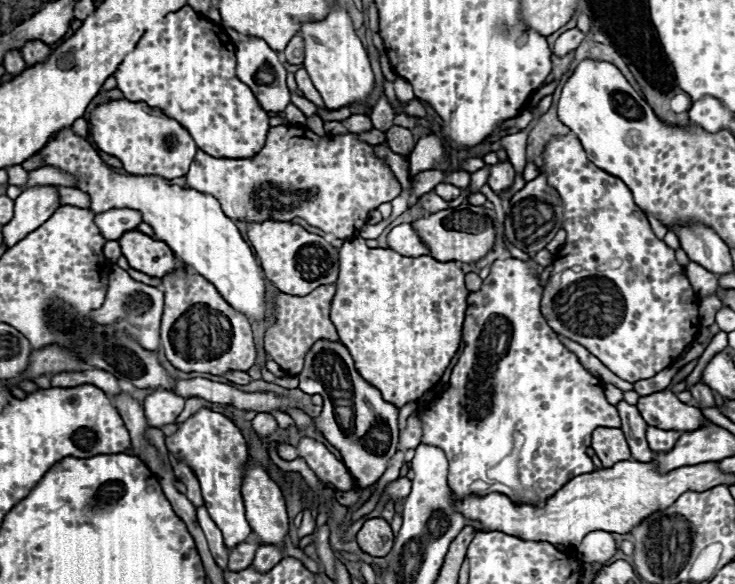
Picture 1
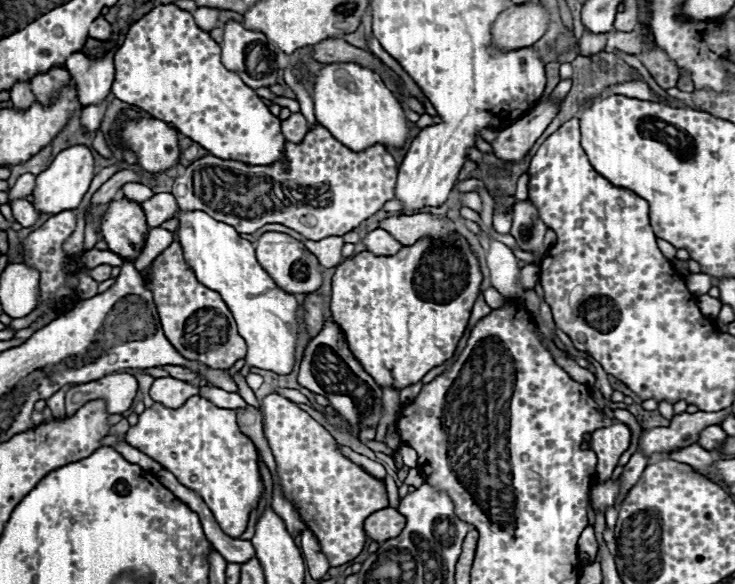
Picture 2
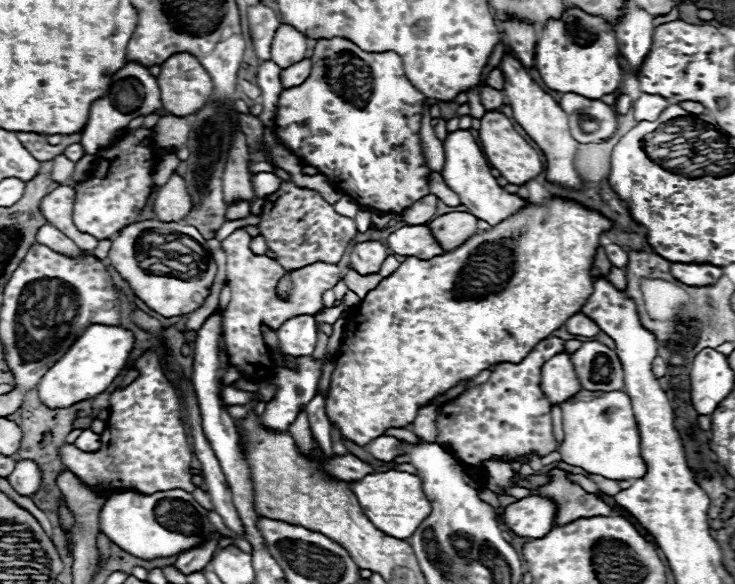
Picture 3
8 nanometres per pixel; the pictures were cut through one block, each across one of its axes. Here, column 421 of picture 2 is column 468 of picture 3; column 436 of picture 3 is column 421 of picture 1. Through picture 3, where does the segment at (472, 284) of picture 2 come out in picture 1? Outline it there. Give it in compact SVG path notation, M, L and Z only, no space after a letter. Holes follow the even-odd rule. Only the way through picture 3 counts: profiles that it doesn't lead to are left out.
M352 238L352 240L346 240L344 246L340 248L340 272L338 272L338 280L336 280L336 294L334 294L334 300L332 300L332 322L338 330L338 336L340 336L340 342L350 350L354 362L356 362L356 370L360 372L360 376L370 382L374 388L378 388L382 392L382 398L386 402L392 402L394 406L402 408L406 402L412 402L412 400L418 400L426 390L430 390L440 378L442 374L446 372L452 356L456 354L458 350L458 344L460 344L460 338L462 338L462 324L464 324L464 316L466 316L466 308L468 308L468 290L466 290L466 284L464 284L464 272L462 268L458 266L458 262L438 262L434 260L432 256L418 256L418 258L408 258L408 256L402 256L390 248L368 248L364 238Z

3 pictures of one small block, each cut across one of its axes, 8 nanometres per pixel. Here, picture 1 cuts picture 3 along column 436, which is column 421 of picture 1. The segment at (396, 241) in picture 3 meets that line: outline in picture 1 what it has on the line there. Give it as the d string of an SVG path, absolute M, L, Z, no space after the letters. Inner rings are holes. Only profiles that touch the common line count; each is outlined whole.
M400 224L394 226L388 232L388 248L396 250L398 254L408 254L408 256L426 256L430 254L430 250L420 242L420 238L416 236L416 232L412 230L410 224Z

